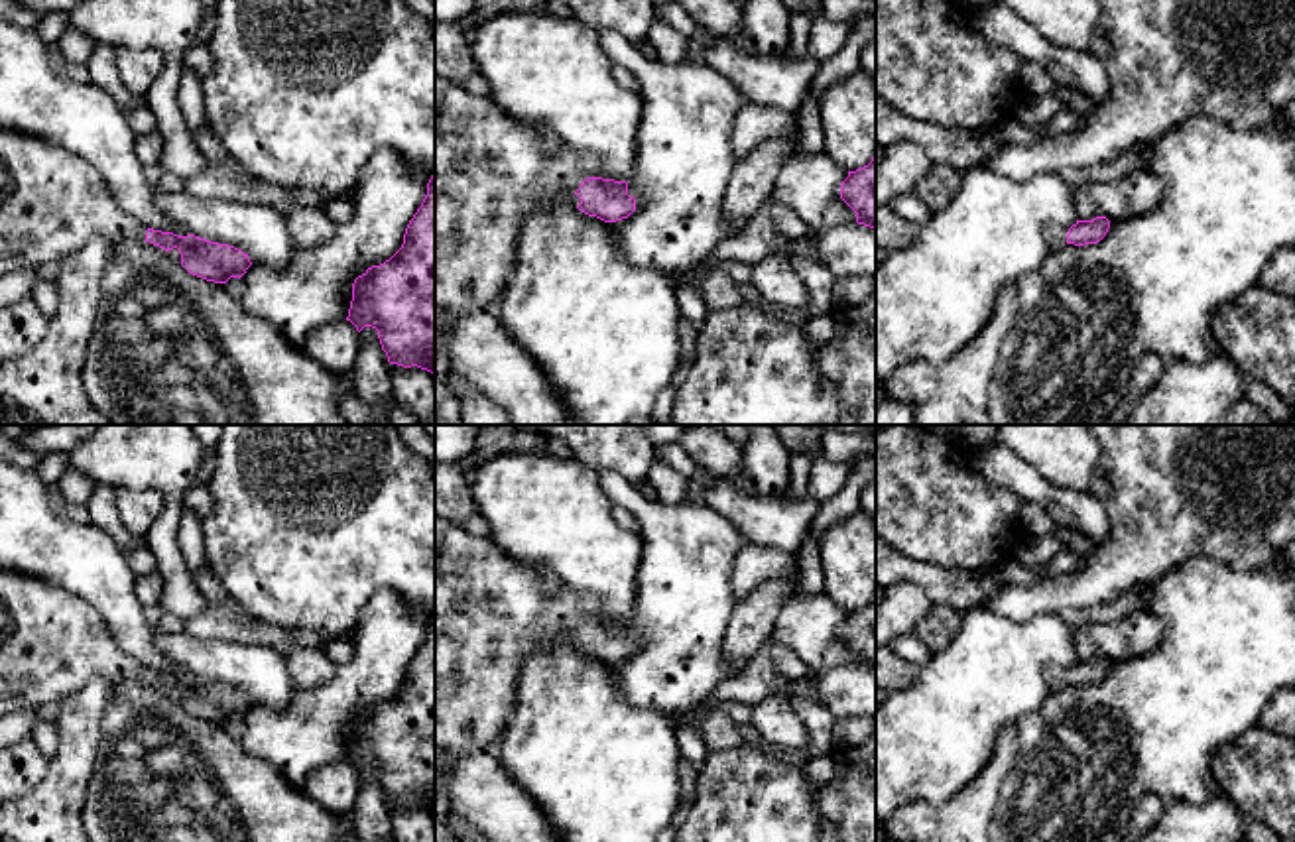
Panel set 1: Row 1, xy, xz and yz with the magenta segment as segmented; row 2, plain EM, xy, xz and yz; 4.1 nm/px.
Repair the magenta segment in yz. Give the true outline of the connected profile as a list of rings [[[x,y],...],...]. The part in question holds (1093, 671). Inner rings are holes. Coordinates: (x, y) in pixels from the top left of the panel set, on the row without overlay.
[[[1106,657],[1077,661],[1071,669],[1049,665],[1045,671],[1045,681],[1053,691],[1065,689],[1067,685],[1096,685],[1106,677],[1108,669],[1110,661]]]

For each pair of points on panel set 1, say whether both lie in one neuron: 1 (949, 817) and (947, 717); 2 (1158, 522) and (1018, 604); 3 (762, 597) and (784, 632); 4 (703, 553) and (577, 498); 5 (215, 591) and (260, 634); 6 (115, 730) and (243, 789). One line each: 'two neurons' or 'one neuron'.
1: two neurons
2: one neuron
3: two neurons
4: two neurons
5: two neurons
6: one neuron

